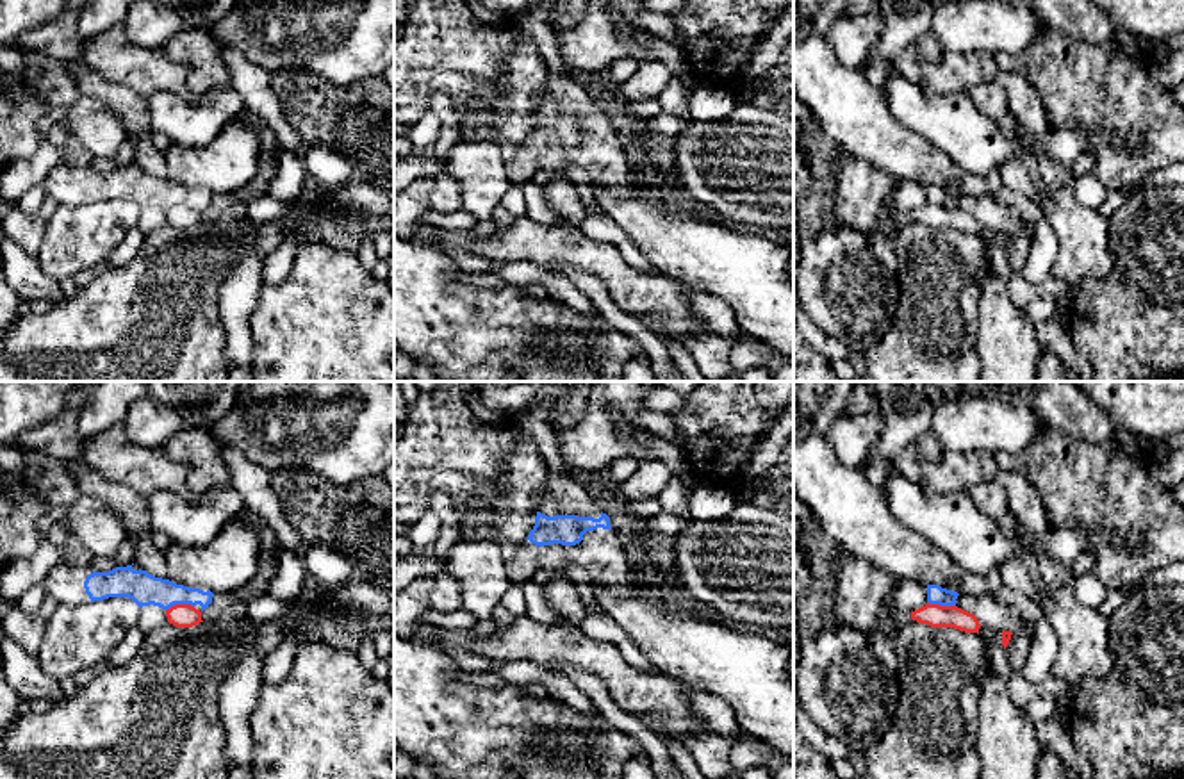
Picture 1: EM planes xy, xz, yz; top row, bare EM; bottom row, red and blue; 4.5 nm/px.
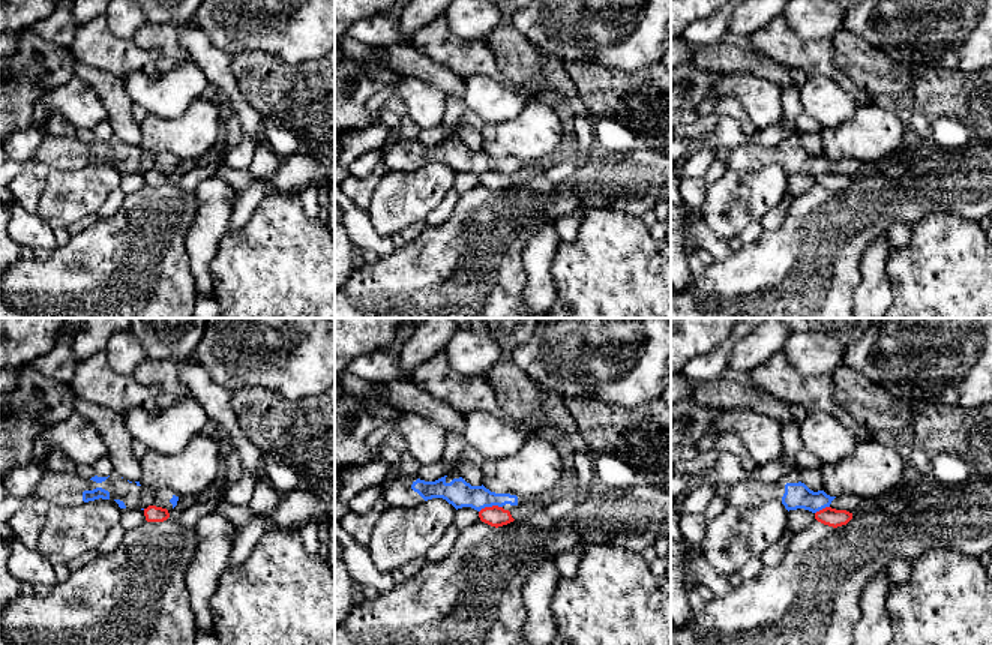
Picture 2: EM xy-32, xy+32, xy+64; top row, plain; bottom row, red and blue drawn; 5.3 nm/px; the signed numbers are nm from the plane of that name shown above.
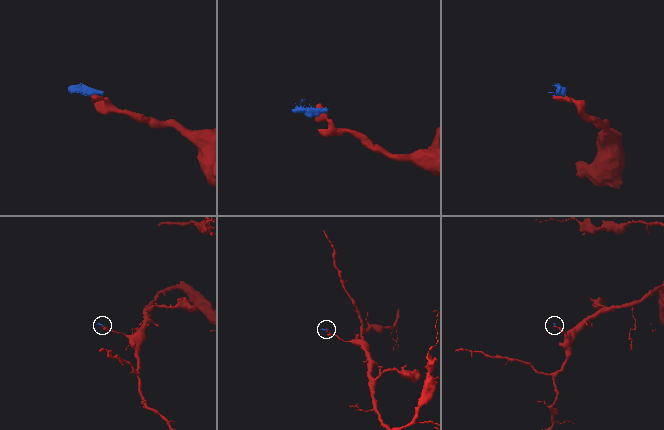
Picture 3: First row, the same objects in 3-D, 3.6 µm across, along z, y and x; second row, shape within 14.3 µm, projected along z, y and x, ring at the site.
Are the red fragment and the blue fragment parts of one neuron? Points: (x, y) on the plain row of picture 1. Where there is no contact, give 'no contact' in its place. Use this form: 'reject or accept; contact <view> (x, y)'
reject; contact xy (179, 205)

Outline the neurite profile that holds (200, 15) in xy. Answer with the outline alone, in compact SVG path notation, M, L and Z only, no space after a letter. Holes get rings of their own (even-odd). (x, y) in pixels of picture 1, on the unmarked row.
M157 0L171 7L184 21L187 30L209 30L226 16L235 0Z

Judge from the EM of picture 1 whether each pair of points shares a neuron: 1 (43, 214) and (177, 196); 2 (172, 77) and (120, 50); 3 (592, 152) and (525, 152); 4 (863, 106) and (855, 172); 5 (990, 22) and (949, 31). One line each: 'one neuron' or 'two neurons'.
1: two neurons
2: one neuron
3: one neuron
4: two neurons
5: one neuron

